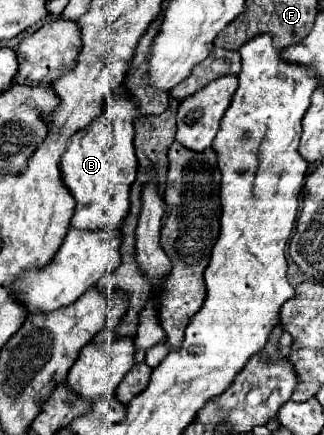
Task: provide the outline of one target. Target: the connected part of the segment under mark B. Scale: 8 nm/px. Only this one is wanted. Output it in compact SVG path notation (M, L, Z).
M119 87L107 99L103 113L89 127L71 135L67 151L61 157L61 179L77 203L71 219L71 227L75 229L119 231L119 223L129 211L129 187L137 173L137 157L133 153L133 121L137 111L133 111L133 103L121 91L125 87Z

